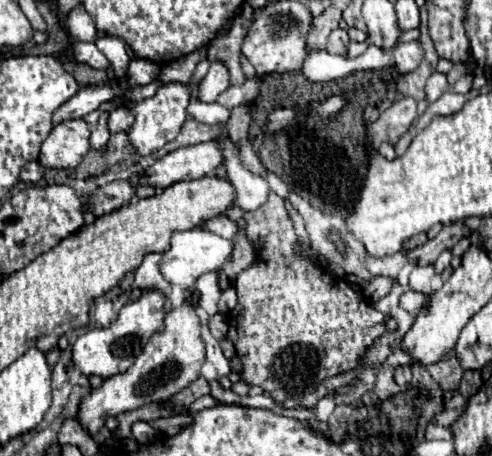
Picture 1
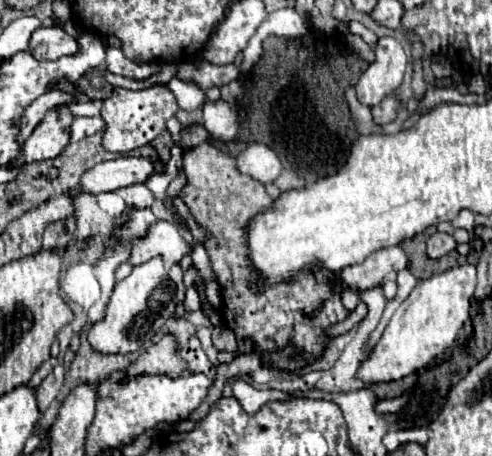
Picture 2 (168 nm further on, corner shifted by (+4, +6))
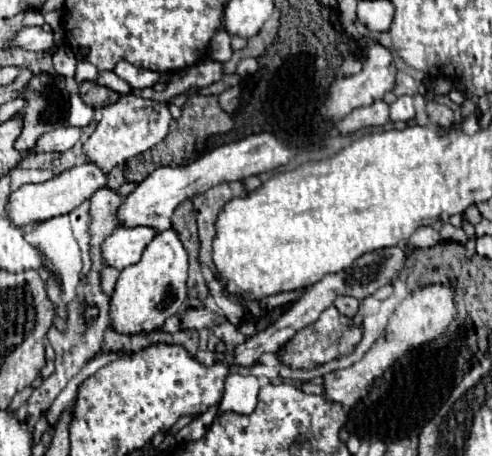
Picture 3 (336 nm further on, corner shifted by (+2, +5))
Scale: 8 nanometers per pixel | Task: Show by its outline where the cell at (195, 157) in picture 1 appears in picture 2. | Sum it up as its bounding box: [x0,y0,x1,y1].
[80,156,154,194]

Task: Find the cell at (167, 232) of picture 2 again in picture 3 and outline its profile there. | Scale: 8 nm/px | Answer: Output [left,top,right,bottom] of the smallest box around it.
[102,227,160,269]

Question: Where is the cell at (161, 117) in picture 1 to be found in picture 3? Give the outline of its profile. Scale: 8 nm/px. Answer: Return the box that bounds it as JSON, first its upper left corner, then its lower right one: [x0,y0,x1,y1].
[84,93,172,173]

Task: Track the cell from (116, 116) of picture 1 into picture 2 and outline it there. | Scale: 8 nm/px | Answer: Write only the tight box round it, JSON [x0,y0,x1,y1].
[68,116,104,142]

